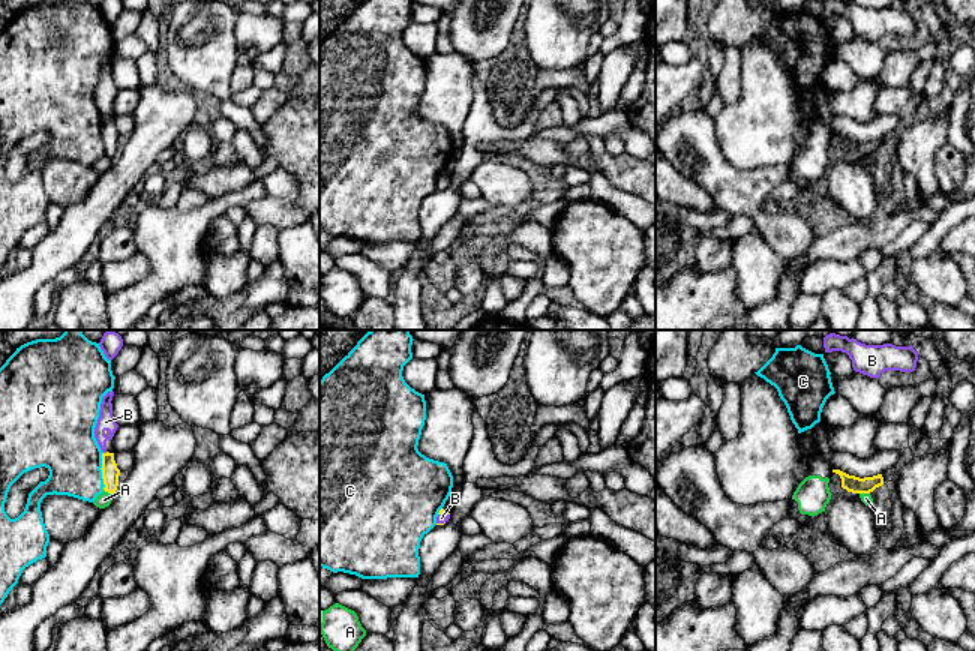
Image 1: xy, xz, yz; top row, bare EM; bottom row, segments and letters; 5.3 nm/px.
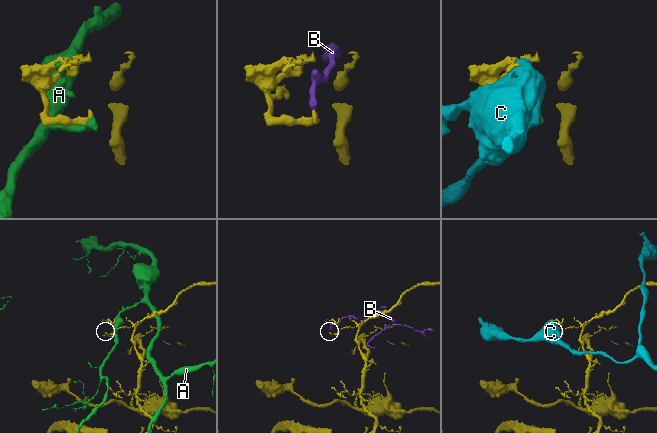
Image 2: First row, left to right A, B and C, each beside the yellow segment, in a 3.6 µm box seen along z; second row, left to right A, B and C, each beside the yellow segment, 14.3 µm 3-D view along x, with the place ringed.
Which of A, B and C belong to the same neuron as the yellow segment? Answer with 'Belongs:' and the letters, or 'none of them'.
Belongs: B

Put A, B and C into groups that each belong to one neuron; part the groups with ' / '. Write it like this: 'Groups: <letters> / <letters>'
Groups: A / B / C

